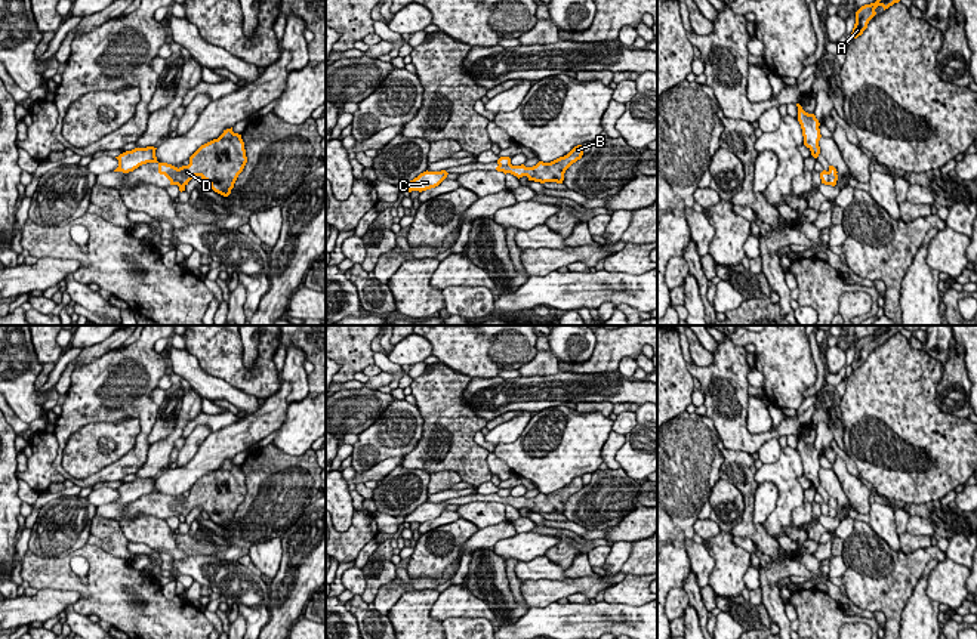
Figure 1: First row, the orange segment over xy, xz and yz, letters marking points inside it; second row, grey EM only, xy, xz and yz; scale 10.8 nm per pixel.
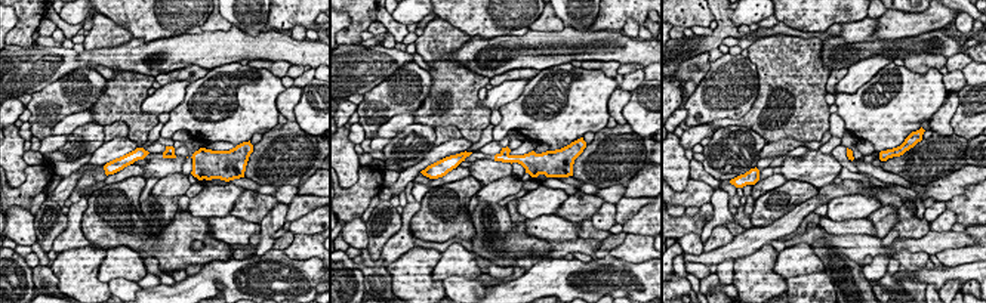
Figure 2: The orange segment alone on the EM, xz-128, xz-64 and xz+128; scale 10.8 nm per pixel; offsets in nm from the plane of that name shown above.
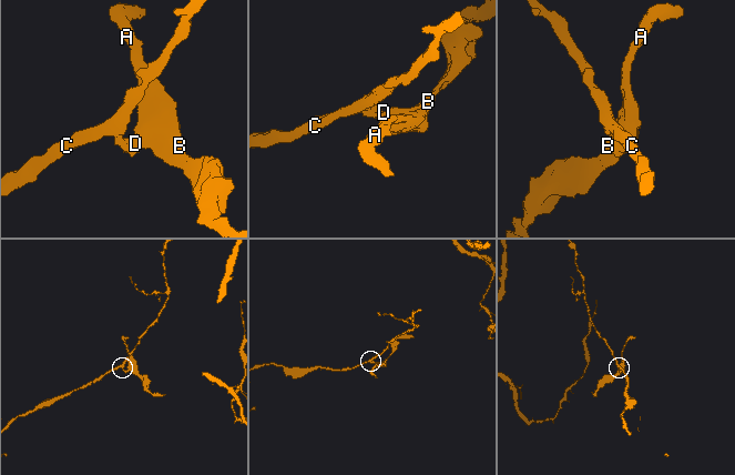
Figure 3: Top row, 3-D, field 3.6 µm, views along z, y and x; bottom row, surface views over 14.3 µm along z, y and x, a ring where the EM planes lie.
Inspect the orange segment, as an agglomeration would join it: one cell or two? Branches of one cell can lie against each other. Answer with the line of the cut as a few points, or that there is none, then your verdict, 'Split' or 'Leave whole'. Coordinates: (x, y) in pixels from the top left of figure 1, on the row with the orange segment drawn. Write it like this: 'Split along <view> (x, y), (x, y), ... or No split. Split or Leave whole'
Split along yz (828, 172), (829, 184). Split

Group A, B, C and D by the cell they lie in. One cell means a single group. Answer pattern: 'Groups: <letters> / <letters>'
Groups: A B D / C

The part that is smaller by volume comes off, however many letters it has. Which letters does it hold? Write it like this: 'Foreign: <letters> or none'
Foreign: A, B, D

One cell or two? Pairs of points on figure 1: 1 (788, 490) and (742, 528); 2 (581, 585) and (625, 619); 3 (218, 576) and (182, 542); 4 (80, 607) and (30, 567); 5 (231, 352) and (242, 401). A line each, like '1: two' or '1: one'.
1: two
2: two
3: two
4: one
5: two

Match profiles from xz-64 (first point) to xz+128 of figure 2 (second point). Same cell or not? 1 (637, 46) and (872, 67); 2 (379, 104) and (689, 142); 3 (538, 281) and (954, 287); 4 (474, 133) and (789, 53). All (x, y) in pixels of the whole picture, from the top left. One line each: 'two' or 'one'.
1: two
2: two
3: two
4: one

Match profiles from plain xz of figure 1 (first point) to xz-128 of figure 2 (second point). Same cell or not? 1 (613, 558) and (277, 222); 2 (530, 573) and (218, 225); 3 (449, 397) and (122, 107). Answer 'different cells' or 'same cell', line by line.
1: different cells
2: same cell
3: same cell

